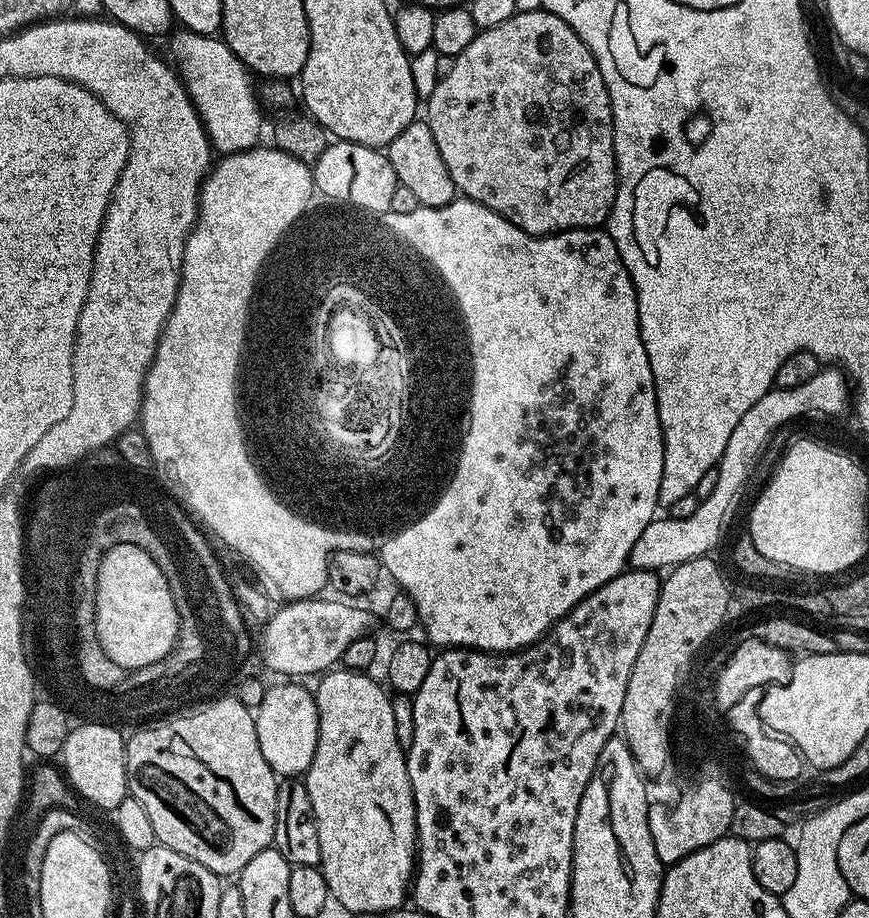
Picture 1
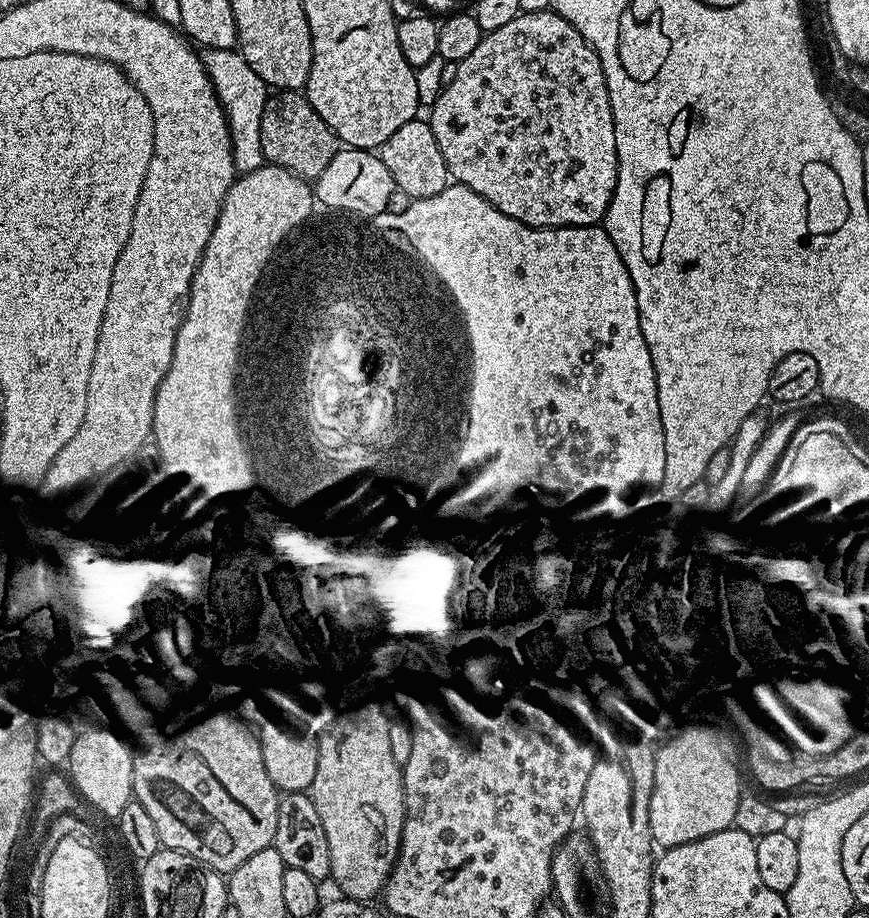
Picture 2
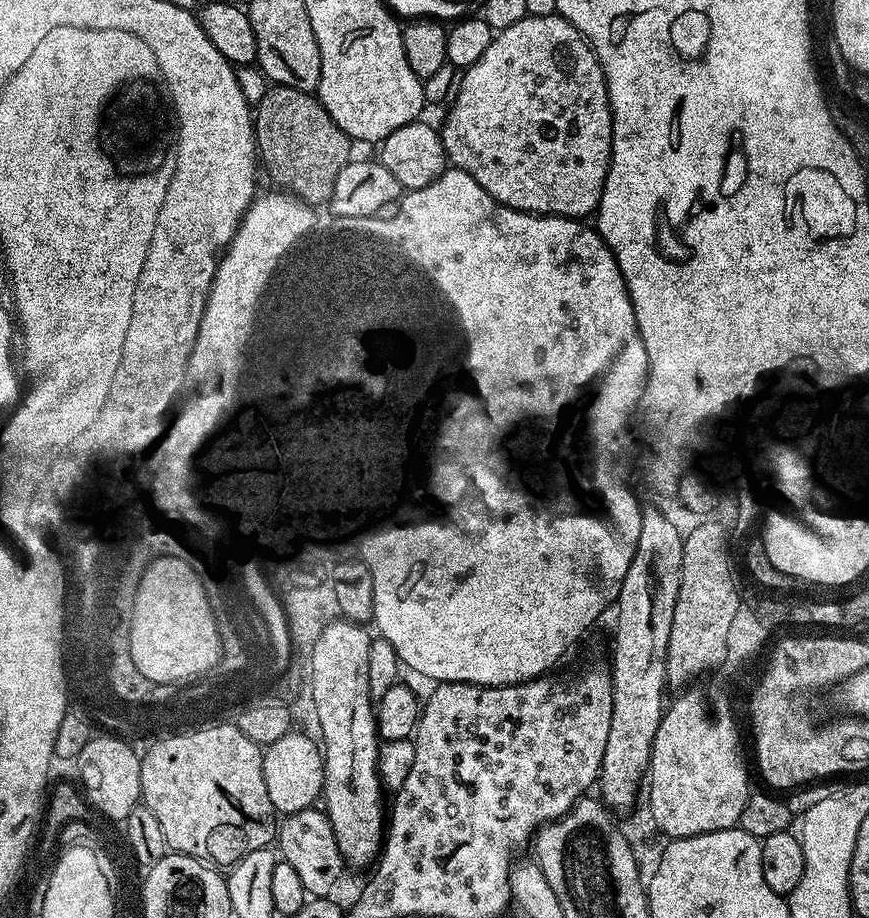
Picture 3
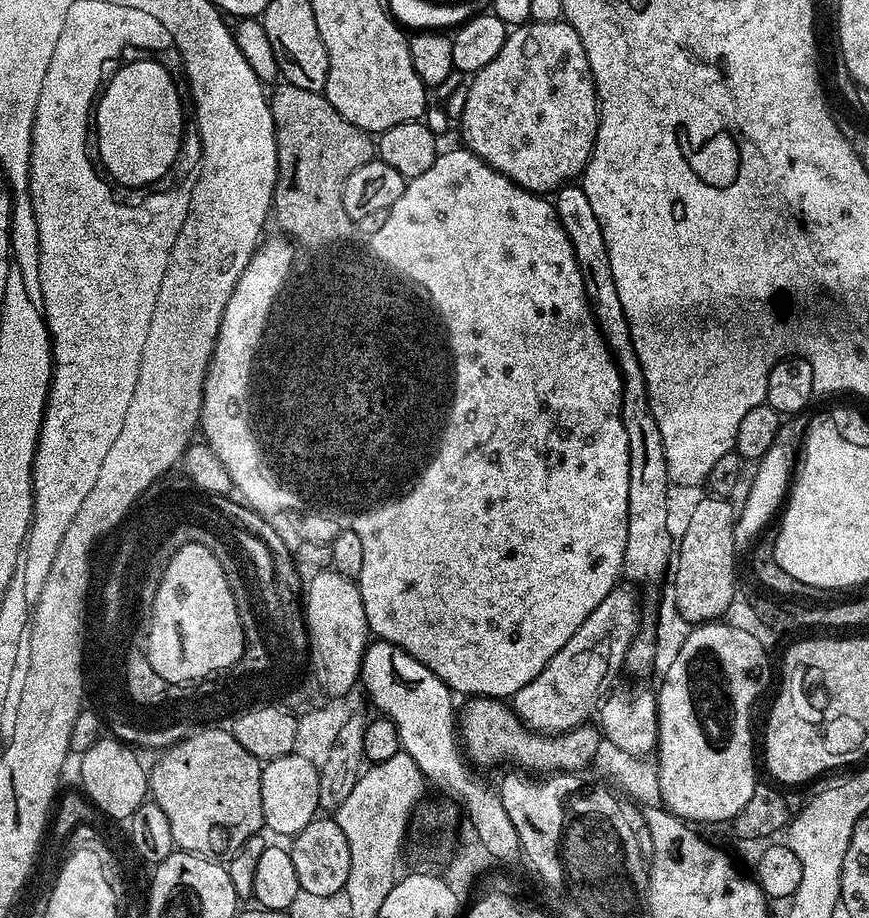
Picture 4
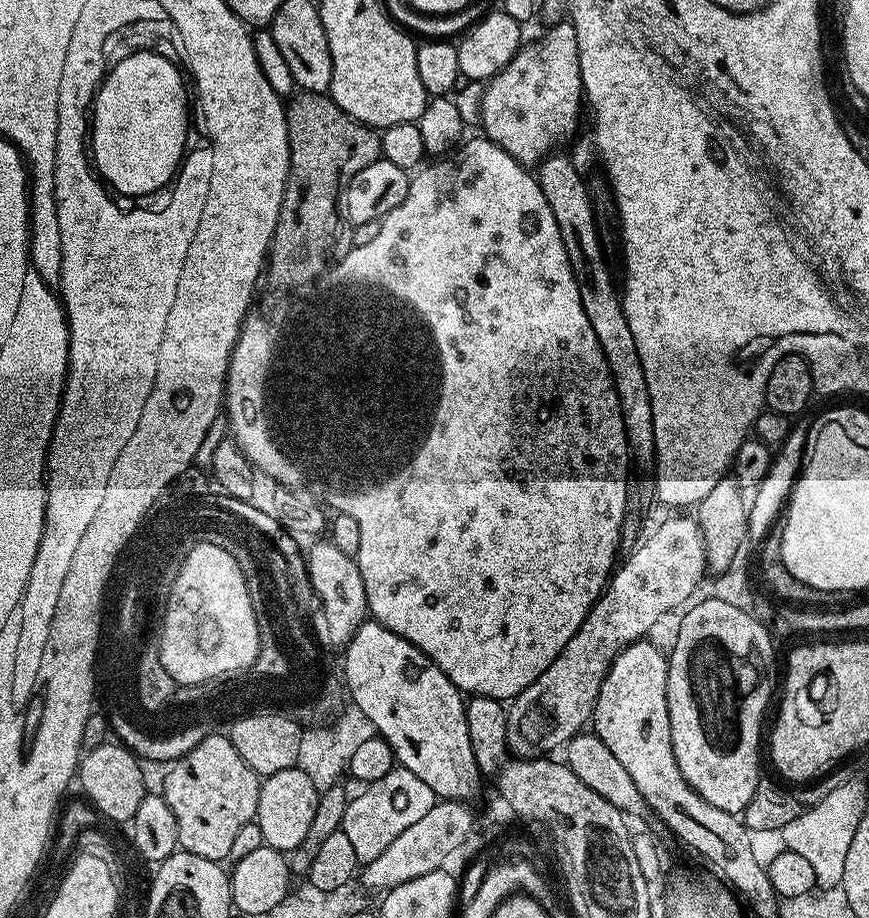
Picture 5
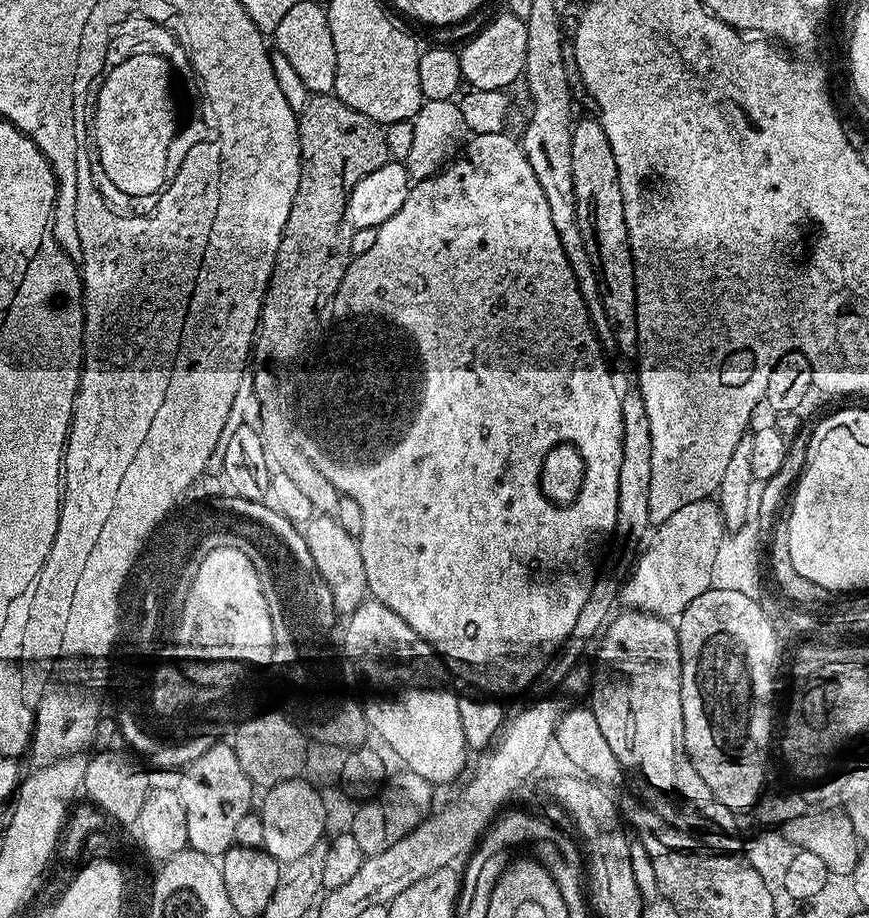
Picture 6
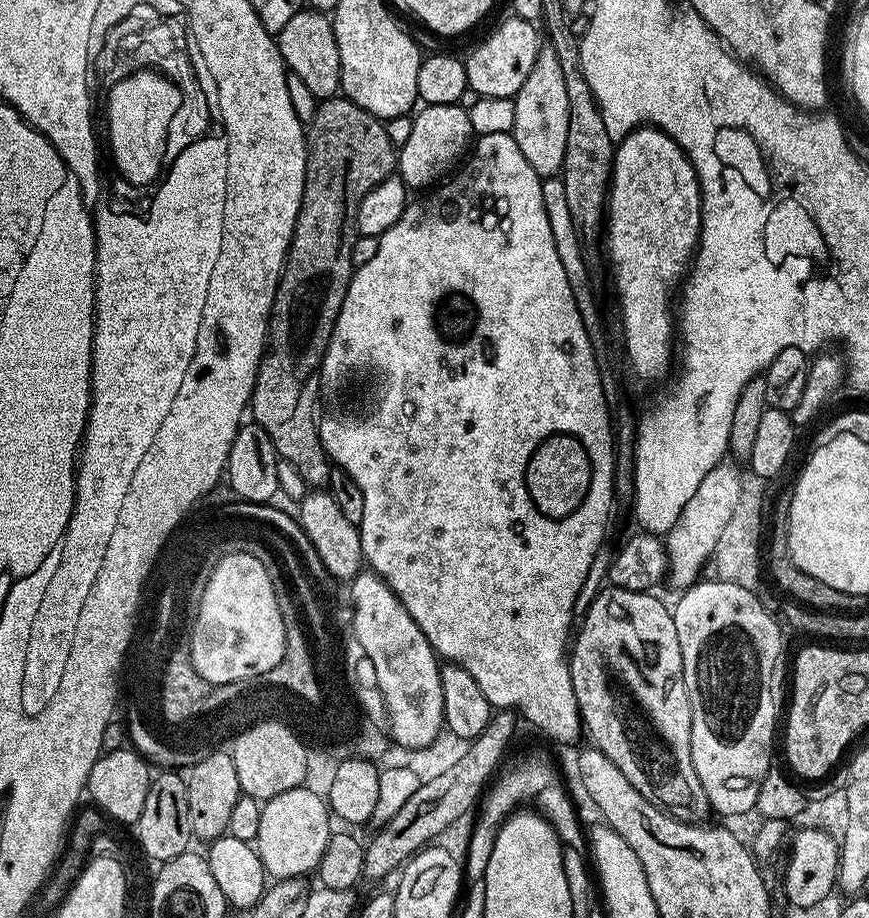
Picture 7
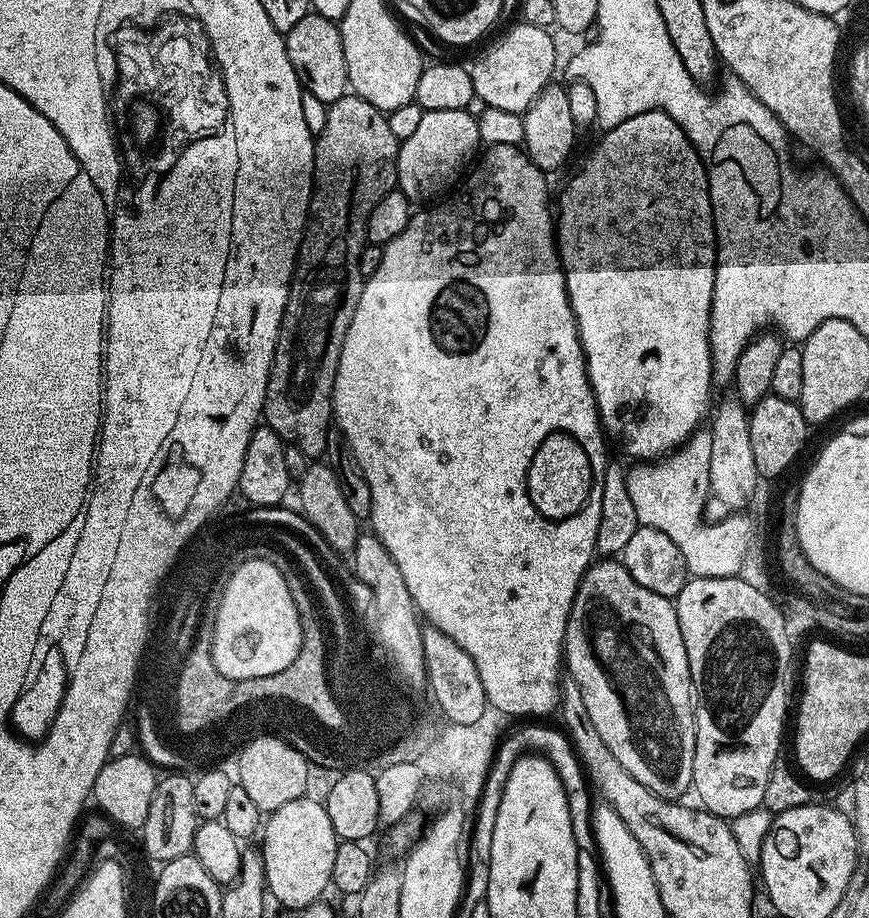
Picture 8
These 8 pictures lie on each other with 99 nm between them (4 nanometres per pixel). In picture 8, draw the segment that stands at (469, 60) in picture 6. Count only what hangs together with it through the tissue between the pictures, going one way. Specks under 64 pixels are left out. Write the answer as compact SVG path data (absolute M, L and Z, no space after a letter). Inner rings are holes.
M523 22L513 23L512 26L476 65L471 65L470 71L472 85L476 91L475 99L481 100L481 105L522 114L553 79L556 44L552 41L553 33L547 28L530 26Z

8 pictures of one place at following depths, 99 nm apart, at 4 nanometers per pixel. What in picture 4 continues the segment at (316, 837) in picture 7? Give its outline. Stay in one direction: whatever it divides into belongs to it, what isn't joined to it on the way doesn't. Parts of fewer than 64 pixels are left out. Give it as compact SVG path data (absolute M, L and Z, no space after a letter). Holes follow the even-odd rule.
M283 756L267 761L261 767L262 814L264 828L291 838L303 830L310 821L317 819L321 811L319 804L319 772L317 765L302 756Z

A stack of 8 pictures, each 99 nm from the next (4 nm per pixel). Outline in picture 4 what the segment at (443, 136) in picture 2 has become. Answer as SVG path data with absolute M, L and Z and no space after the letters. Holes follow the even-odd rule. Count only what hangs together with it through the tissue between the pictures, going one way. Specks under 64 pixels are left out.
M563 19L538 20L513 27L508 33L502 50L498 50L498 54L494 57L494 62L486 62L486 66L482 66L482 70L474 73L471 77L472 85L467 85L464 107L460 109L458 119L460 119L460 136L464 139L461 140L463 147L467 148L469 152L473 152L478 158L485 160L495 171L515 182L518 187L537 194L552 194L565 187L569 182L575 181L572 179L575 176L577 179L588 164L588 159L592 156L592 147L596 141L596 131L600 121L600 105L596 98L596 83L592 77L590 62L586 58L586 50L582 46L582 38L572 36L572 25Z

